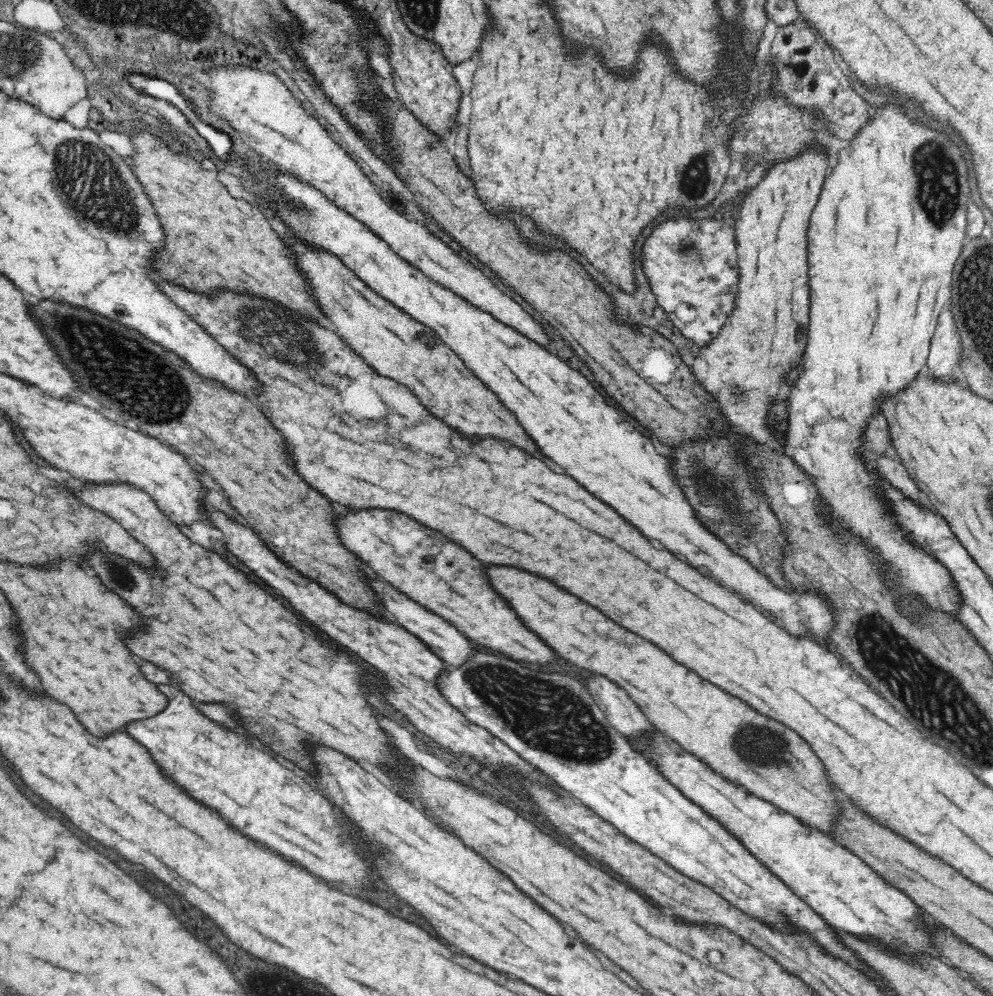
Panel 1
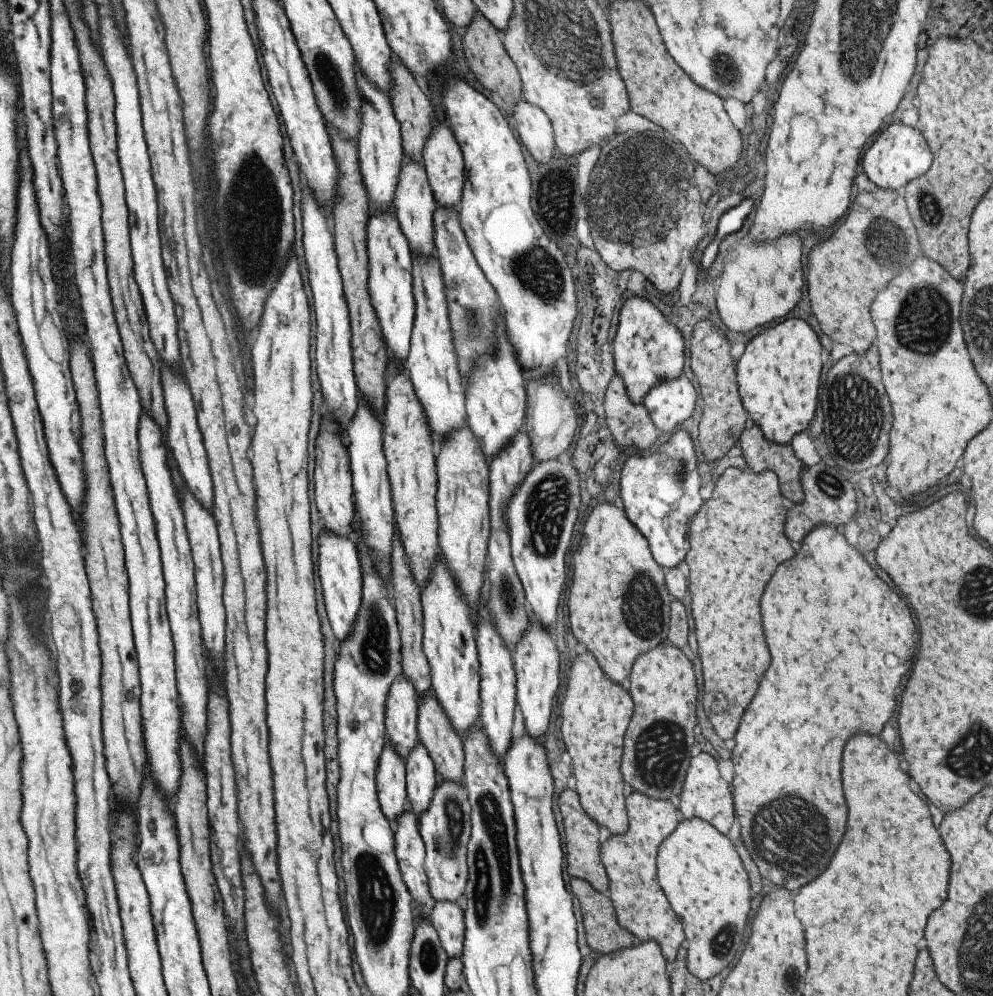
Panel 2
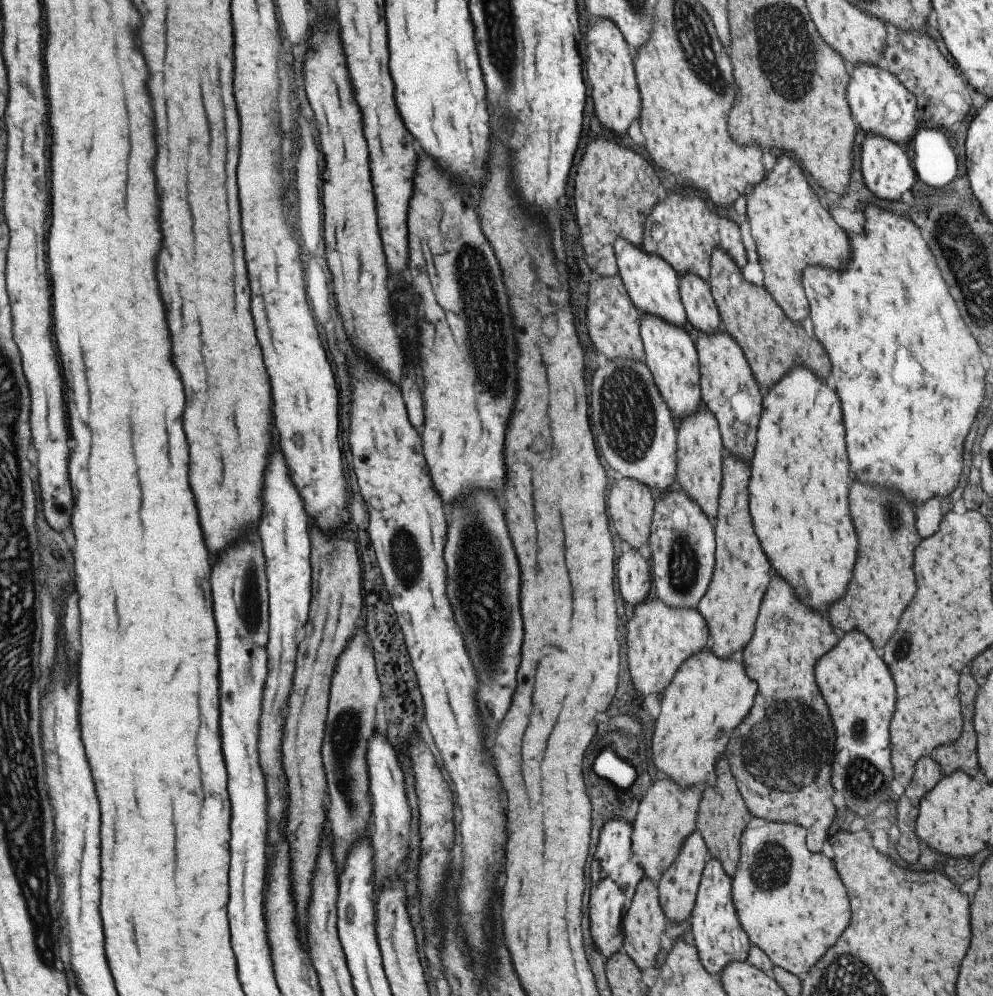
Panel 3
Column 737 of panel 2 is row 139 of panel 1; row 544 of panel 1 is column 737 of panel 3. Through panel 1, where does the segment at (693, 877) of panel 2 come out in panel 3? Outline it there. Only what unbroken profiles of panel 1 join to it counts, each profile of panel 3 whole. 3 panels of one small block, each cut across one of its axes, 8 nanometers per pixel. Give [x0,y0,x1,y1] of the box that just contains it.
[730,817,849,977]

